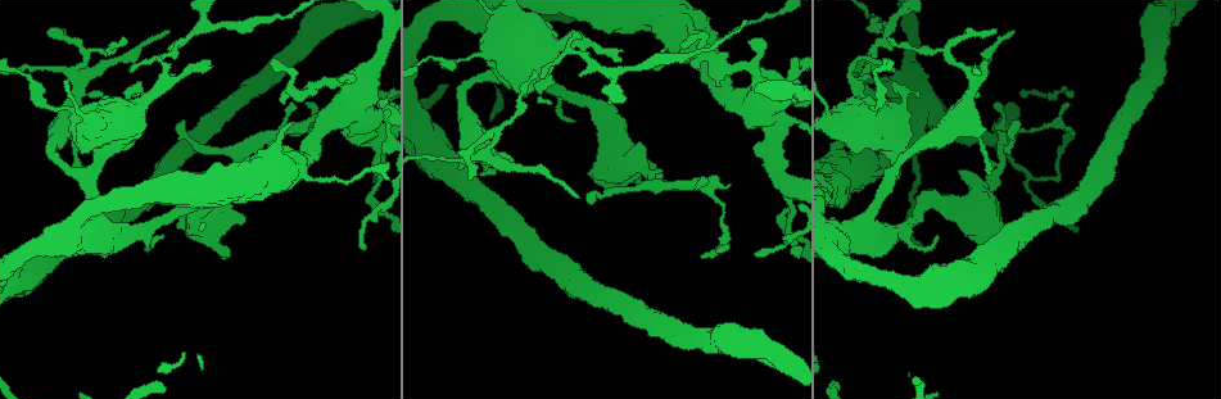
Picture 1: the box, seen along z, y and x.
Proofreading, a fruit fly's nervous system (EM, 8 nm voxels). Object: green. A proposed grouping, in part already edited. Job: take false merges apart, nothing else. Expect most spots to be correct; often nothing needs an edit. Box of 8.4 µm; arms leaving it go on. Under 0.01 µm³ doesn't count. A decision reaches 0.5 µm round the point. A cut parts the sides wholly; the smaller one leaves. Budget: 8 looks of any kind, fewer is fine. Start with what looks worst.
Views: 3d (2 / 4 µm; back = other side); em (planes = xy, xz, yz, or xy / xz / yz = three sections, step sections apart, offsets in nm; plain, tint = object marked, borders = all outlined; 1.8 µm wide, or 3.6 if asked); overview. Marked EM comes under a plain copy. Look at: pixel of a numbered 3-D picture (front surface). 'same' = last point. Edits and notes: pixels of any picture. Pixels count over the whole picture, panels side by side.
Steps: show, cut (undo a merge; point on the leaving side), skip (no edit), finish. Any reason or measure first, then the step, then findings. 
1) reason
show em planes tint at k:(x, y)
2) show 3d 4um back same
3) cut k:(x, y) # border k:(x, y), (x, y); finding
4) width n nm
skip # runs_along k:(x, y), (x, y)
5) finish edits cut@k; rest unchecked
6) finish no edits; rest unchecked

four or more arms meet
show 3d 2um at 1:(491, 156)

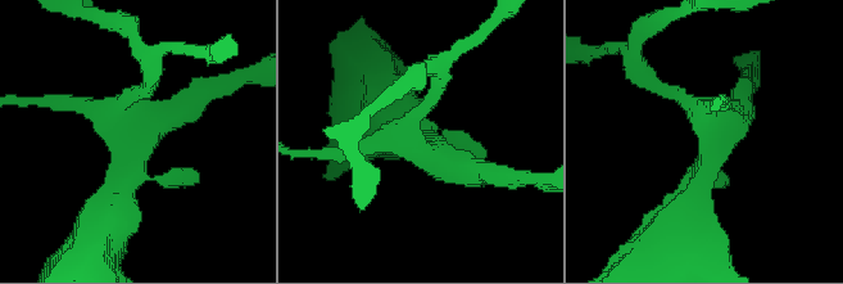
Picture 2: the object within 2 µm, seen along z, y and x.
shape alone is not enough
show em planes tint at 2:(713, 140)

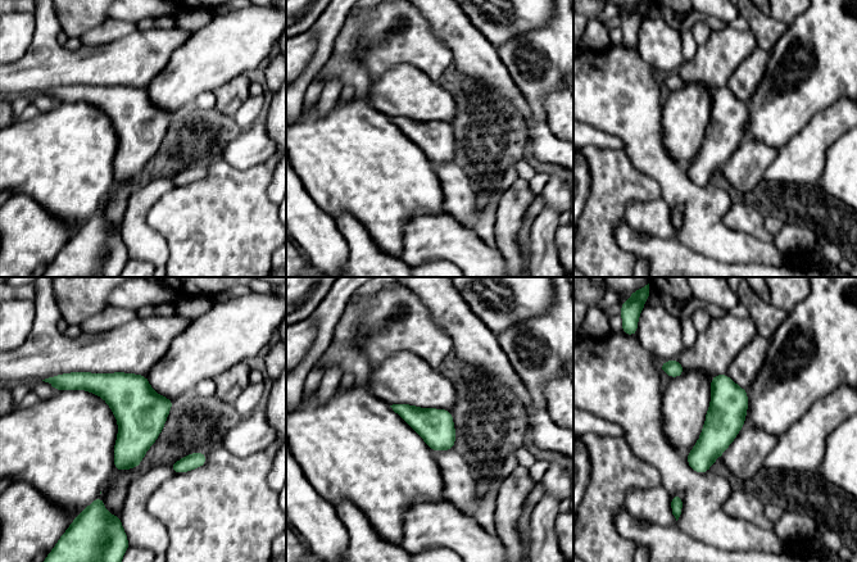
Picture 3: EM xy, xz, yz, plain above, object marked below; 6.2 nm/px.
skip # one neuron here

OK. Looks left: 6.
a fork
show 3d 4um back at 1:(752, 66)

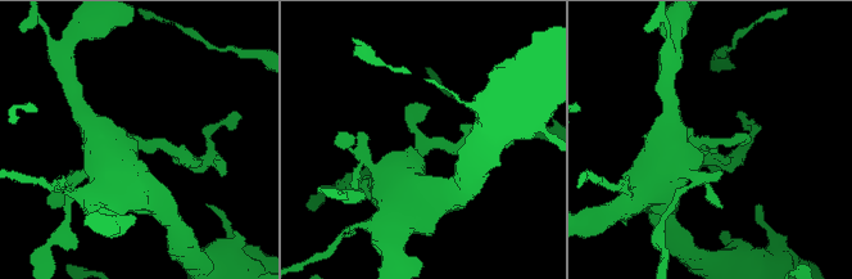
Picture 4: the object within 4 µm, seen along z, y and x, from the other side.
need the tissue
show em 3.6um planes tint at 4:(140, 141)

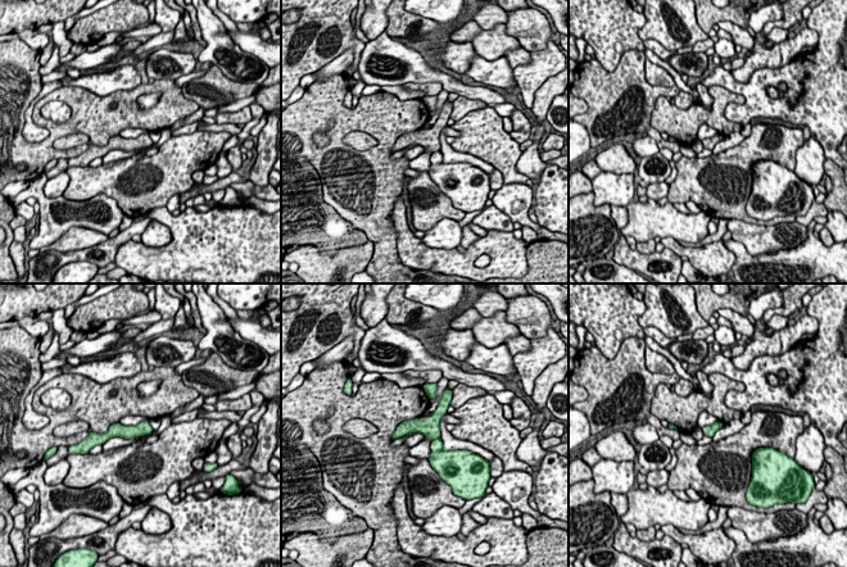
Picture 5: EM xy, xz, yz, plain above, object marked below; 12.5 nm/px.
width 140 nm
cut 5:(430, 427) # two neurons meet here

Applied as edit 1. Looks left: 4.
redraw
show overview

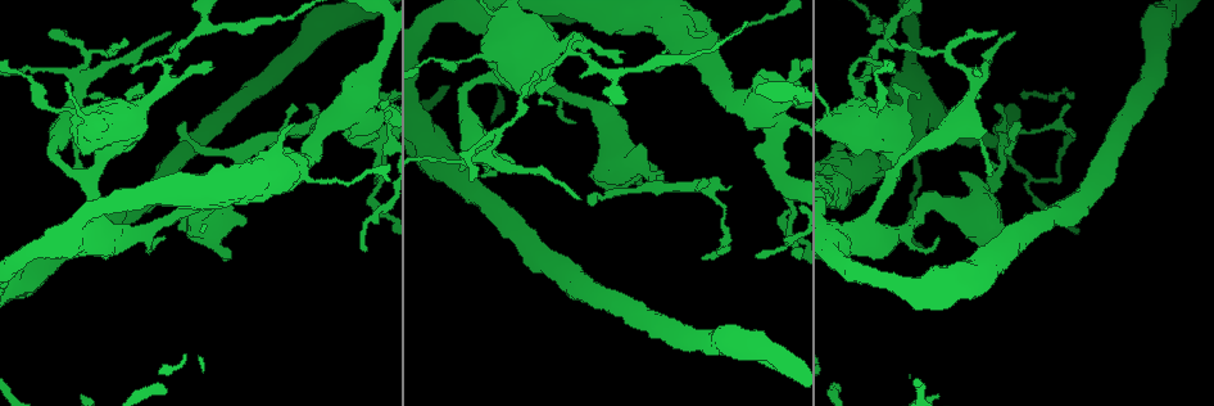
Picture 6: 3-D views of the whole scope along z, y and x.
a fork
show 3d 2um at 6:(856, 85)

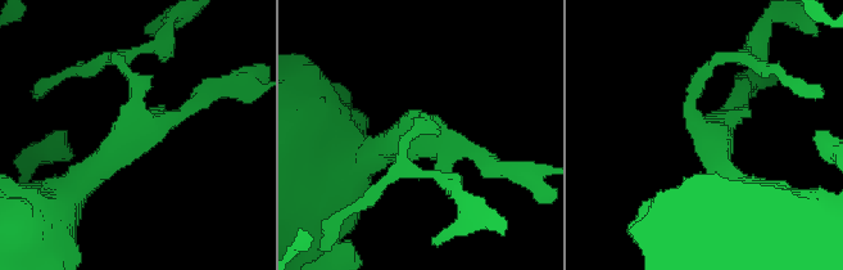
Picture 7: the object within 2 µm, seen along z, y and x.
arms 3; shape alone is not enough
show em xz step 16 tint at 7:(420, 135)

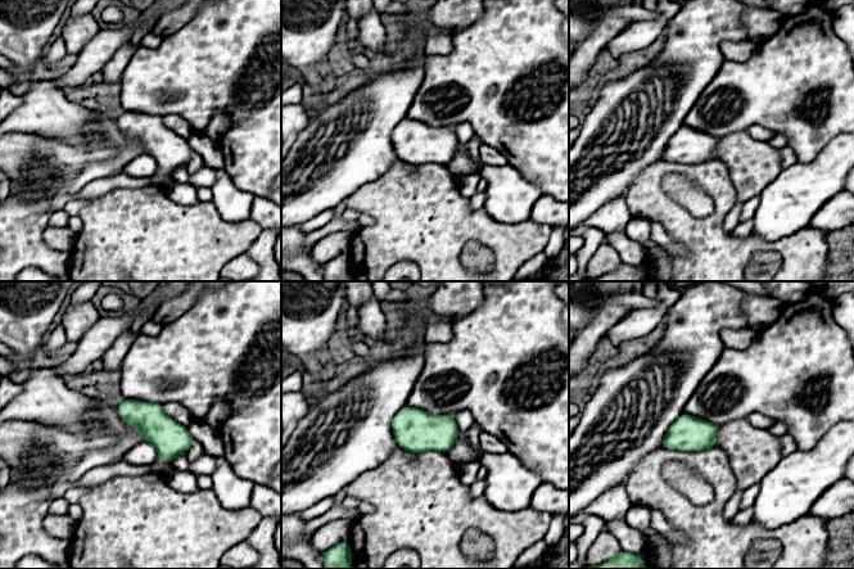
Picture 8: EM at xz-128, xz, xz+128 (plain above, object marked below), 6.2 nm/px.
cut it another way
show em planes tint same

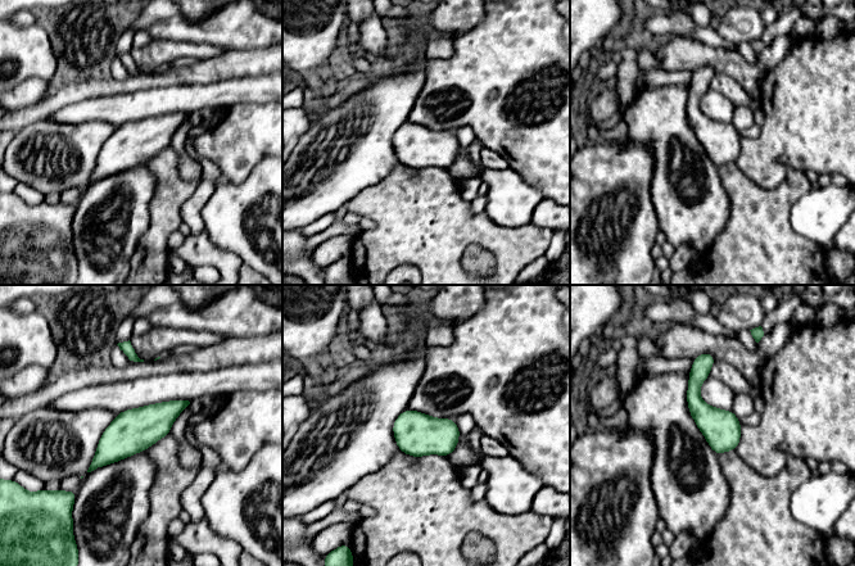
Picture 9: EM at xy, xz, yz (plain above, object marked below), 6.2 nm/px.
skip # runs_along 9:(706, 356), (695, 403), (718, 451); all the same neuron

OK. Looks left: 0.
finish edits cut@5; rest unchecked

